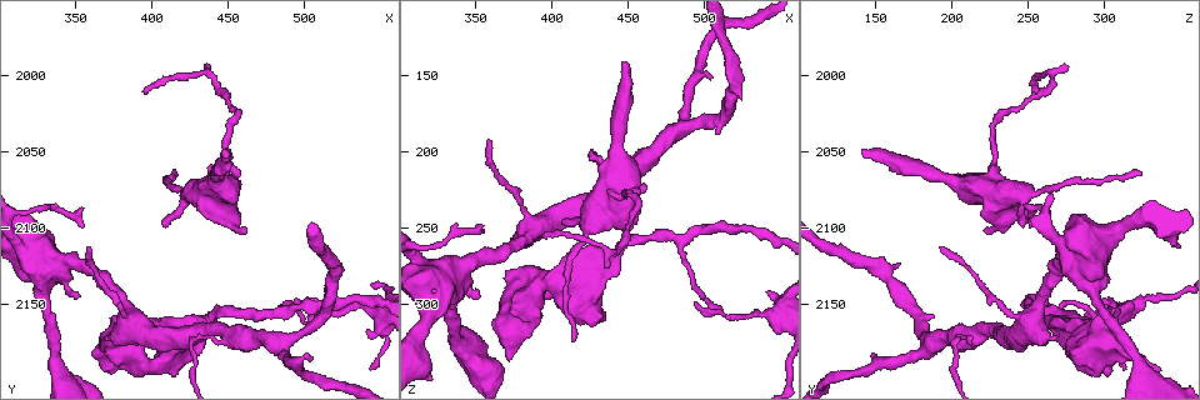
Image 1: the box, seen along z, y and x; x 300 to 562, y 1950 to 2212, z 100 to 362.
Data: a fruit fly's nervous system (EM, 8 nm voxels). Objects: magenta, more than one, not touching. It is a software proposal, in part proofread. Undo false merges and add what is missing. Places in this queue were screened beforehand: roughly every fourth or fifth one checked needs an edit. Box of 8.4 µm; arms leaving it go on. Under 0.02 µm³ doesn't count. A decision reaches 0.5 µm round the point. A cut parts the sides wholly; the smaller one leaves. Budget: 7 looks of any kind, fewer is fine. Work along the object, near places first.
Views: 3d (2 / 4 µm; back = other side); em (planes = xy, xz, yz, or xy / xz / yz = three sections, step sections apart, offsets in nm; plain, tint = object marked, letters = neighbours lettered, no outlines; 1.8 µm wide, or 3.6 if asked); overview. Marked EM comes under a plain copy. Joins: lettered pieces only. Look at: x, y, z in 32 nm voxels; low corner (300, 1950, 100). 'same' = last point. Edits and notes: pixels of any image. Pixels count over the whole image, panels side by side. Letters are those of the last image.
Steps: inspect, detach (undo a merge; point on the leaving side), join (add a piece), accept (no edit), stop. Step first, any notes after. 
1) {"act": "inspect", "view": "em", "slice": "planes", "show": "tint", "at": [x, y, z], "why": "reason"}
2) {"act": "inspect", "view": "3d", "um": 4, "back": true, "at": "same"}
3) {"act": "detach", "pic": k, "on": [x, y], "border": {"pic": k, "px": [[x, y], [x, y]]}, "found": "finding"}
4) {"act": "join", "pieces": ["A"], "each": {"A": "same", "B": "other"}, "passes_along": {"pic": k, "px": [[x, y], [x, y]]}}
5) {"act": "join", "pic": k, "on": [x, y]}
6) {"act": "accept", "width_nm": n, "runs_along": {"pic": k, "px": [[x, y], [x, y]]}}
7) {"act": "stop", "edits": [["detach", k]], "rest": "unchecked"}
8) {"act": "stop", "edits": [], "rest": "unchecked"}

{"act": "inspect", "view": "em", "slice": "planes", "show": "letters", "at": [446, 2050, 142], "why": "end of a long branch"}

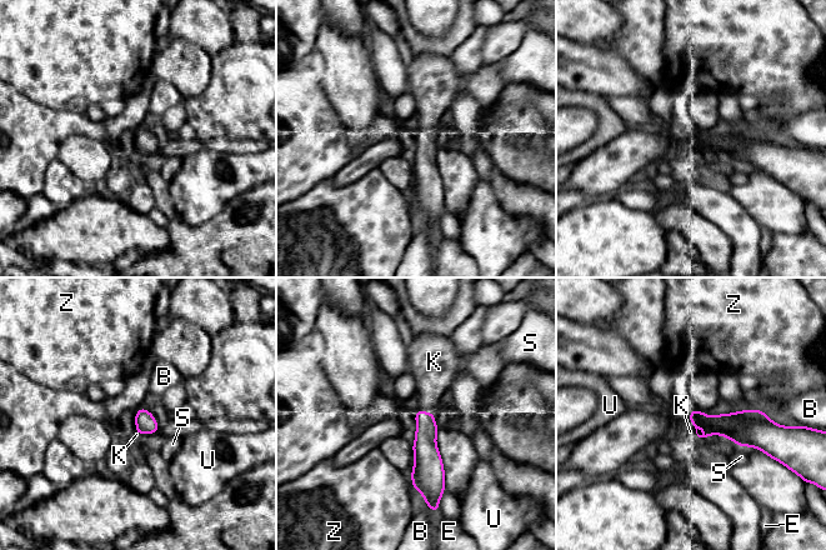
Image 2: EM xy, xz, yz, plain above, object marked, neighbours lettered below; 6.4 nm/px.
{"act": "join", "pieces": ["K"], "each": {"B": "other", "E": "other", "K": "same", "S": "other", "U": "other", "Z": "other"}, "found": "it goes on there"}

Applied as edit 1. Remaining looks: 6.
{"act": "inspect", "view": "overview", "why": "redraw"}

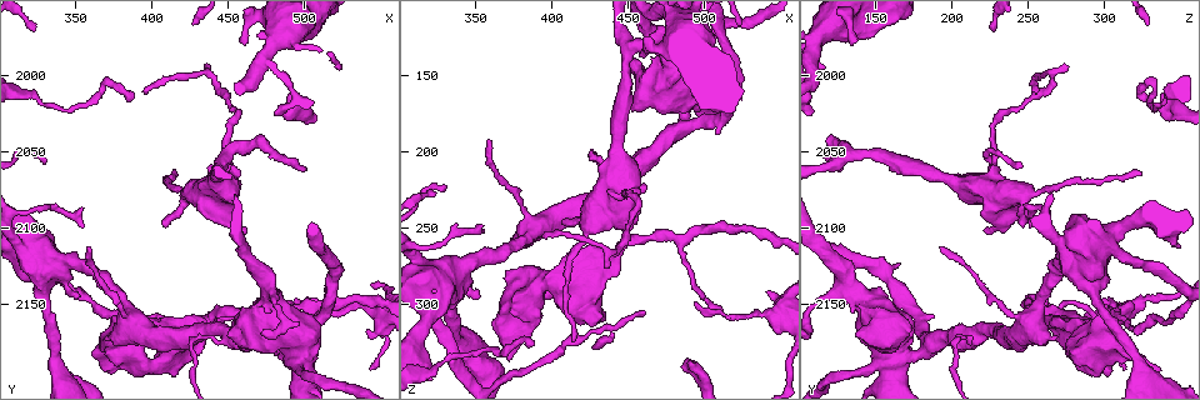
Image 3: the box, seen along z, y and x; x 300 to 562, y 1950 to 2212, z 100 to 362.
{"act": "inspect", "view": "3d", "um": 2, "at": [462, 1980, 134], "why": "free end"}

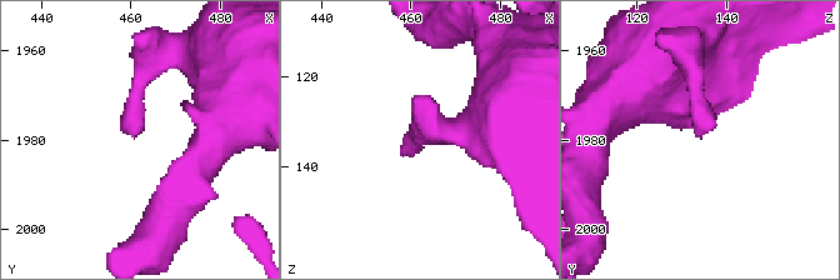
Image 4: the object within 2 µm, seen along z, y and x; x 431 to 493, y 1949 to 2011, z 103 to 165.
{"act": "inspect", "view": "em", "slice": "planes", "show": "letters", "at": [460, 1980, 133], "why": "shape alone is not enough"}

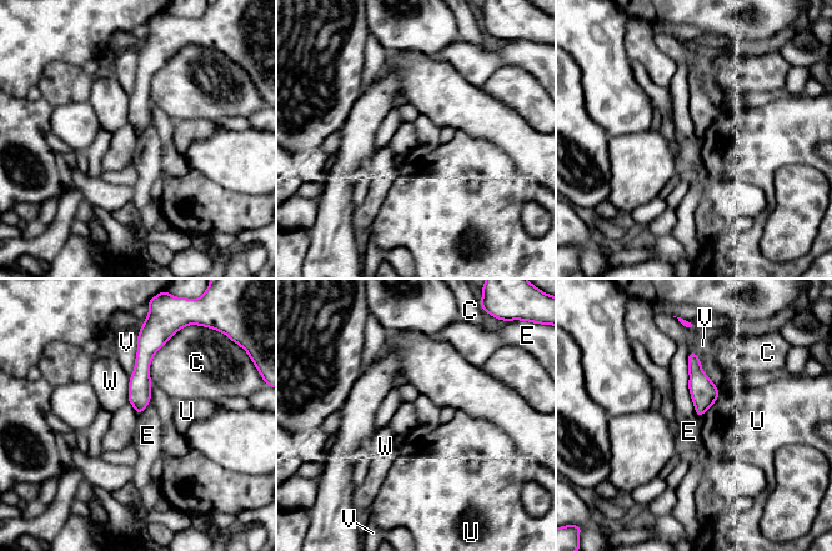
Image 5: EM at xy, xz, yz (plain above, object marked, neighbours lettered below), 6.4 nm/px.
{"act": "accept", "each": {"C": "other", "E": "other", "U": "other", "V": "other", "W": "other"}, "runs_along": {"pic": 5, "px": [[143, 344], [140, 406], [138, 409]]}, "found": "no lettered piece goes on from it"}

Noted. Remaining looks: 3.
{"act": "inspect", "view": "3d", "um": 4, "at": [476, 2138, 132], "why": "three-way junction"}

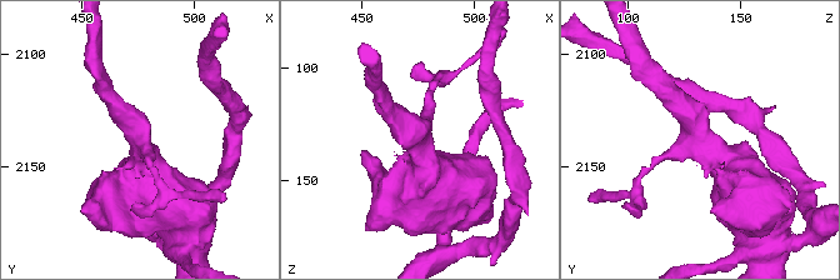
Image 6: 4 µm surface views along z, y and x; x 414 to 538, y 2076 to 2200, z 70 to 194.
{"act": "inspect", "view": "em", "um": 3.6, "slice": "planes", "show": "tint", "at": [475, 2141, 133], "arms": 3}

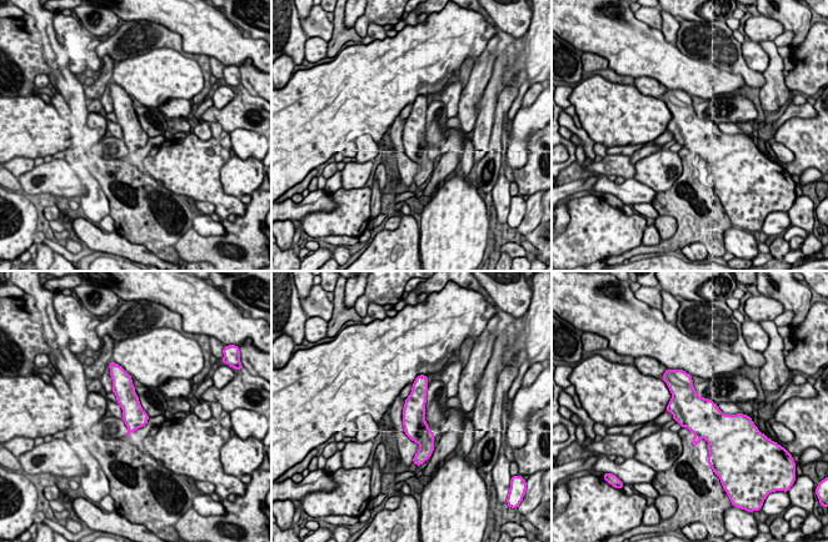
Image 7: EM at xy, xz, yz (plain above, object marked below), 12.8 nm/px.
{"act": "inspect", "view": "em", "um": 3.6, "slice": "planes", "show": "letters", "at": "same"}

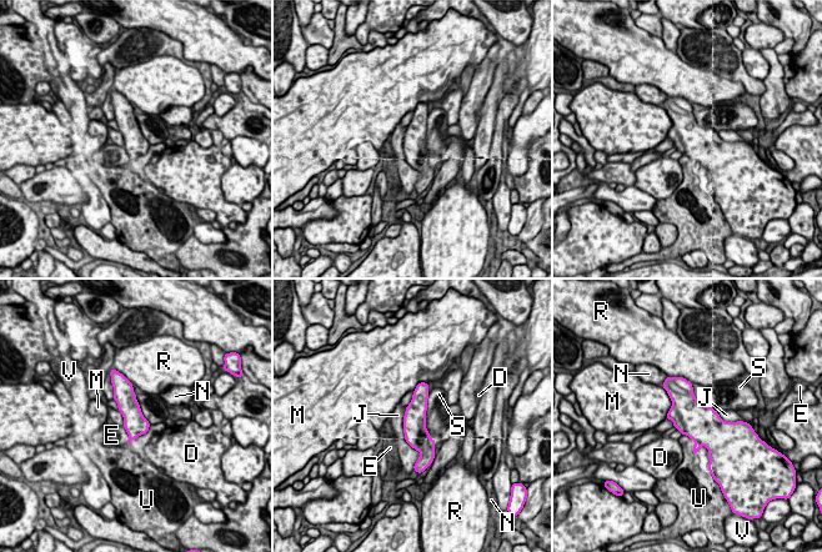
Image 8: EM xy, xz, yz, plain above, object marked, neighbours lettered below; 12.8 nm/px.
{"act": "accept", "longest_contact_nm": ["J", 700], "each": {"D": "other", "E": "other", "J": "other", "M": "other", "N": "other", "R": "other", "S": "other", "U": "other", "V": "other"}, "border": {"pic": 8, "px": [[404, 411], [416, 461]]}, "found": "continuous, no second cell"}

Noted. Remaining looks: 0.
{"act": "stop", "edits": [["join", 2]], "rest": "unchecked"}

